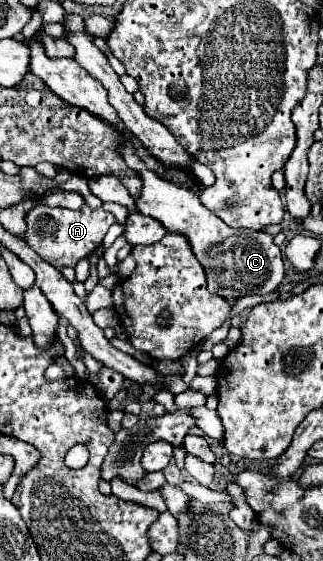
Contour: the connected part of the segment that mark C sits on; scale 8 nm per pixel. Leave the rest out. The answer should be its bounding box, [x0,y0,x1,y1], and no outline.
[117,141,285,301]

